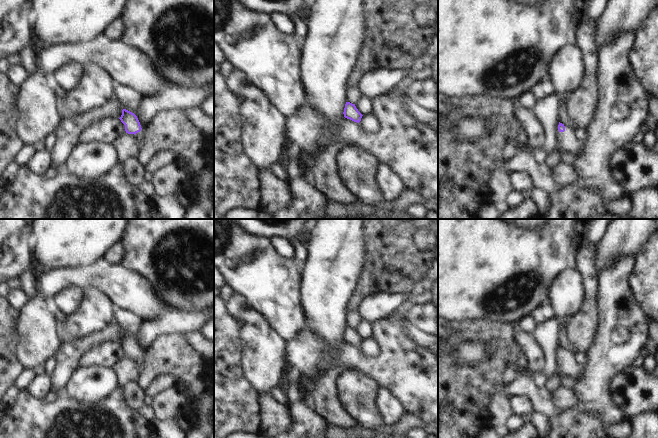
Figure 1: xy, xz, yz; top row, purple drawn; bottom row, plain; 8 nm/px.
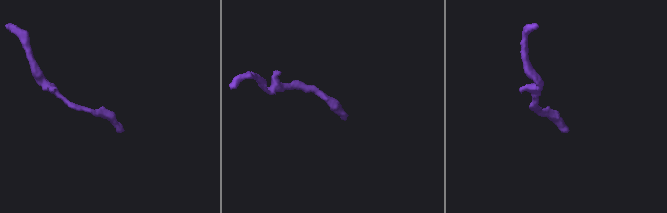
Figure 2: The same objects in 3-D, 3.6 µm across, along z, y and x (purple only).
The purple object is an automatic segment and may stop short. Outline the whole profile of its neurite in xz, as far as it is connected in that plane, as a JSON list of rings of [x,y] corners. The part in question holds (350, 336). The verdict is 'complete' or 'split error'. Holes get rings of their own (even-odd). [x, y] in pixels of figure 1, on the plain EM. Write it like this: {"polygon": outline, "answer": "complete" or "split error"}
{"polygon": [[[346,326],[345,332],[344,332],[344,341],[347,343],[350,343],[354,346],[359,347],[362,342],[362,338],[358,335],[355,328],[352,328],[350,326]]], "answer": "complete"}

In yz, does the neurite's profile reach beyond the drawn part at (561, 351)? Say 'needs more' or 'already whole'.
needs more

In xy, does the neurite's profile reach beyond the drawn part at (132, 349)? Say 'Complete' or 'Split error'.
Split error.

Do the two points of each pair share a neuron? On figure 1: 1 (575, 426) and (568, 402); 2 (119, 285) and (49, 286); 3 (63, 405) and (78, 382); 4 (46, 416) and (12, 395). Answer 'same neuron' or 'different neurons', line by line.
1: different neurons
2: same neuron
3: different neurons
4: different neurons

